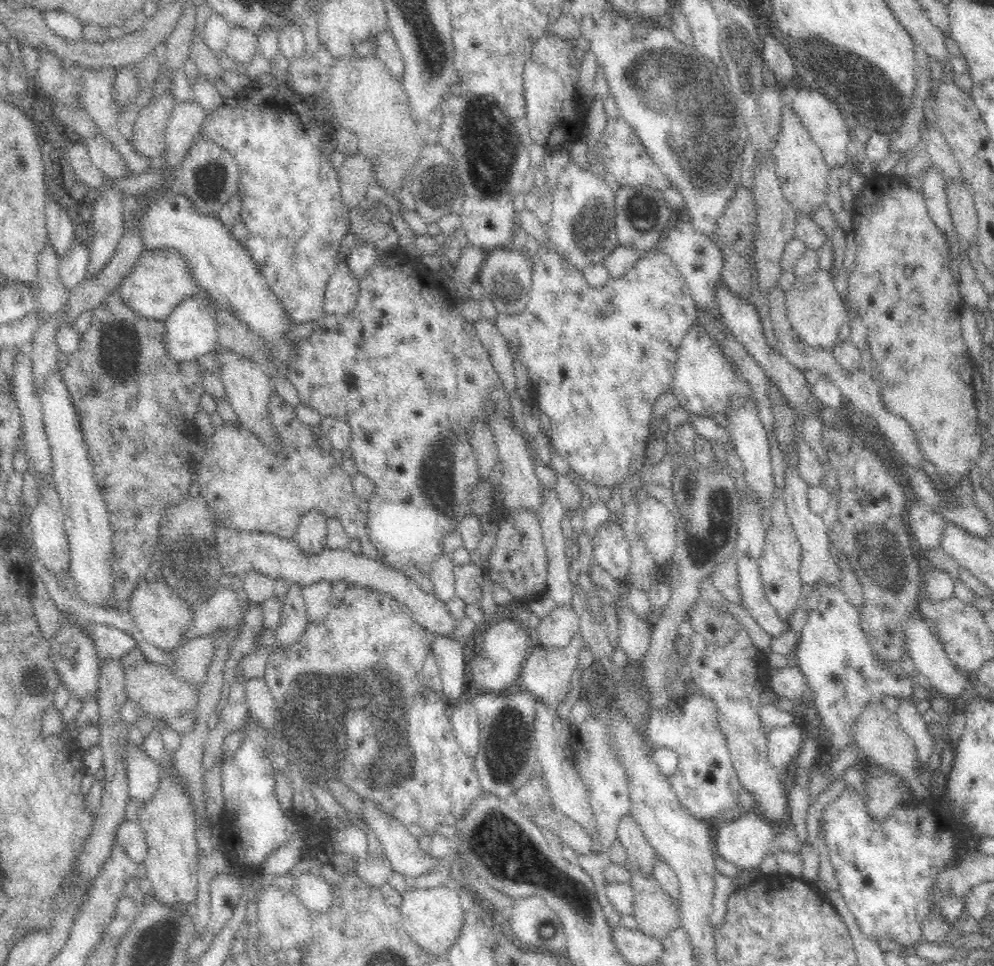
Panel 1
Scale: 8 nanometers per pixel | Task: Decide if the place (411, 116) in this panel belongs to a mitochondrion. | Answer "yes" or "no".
no

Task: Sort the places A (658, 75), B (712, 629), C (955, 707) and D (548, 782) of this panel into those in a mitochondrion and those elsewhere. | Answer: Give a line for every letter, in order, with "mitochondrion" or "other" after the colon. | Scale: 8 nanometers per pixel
A: mitochondrion
B: other
C: other
D: other

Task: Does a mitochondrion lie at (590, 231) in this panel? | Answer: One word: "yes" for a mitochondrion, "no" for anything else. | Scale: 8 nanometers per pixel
yes

